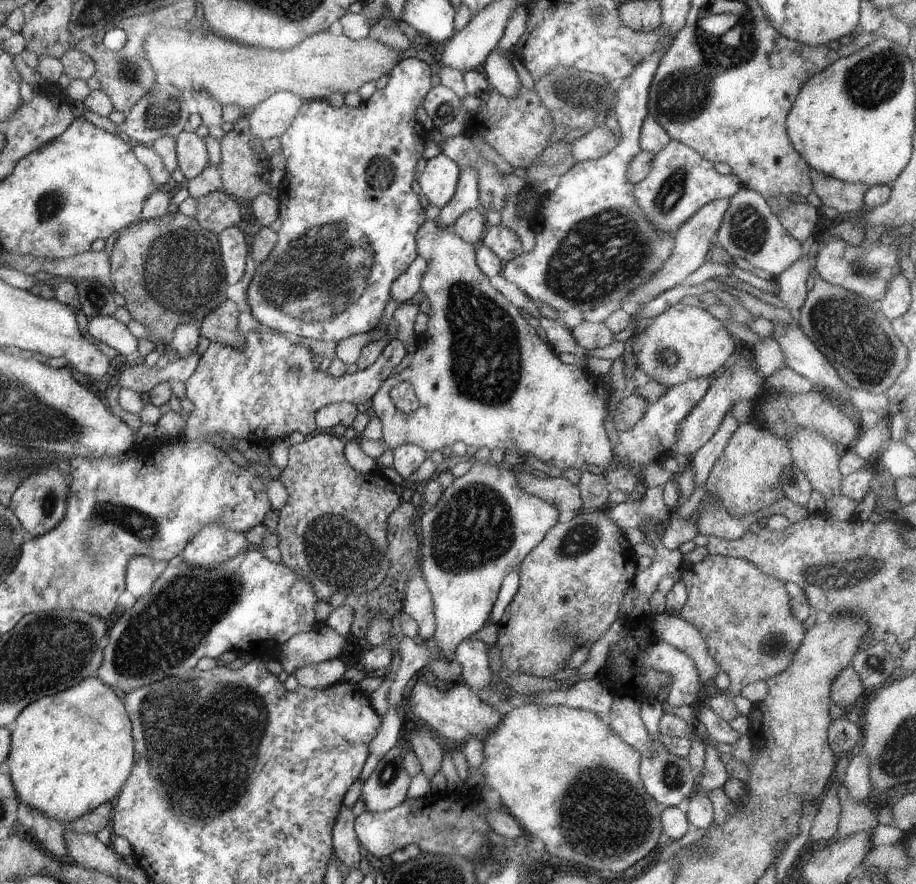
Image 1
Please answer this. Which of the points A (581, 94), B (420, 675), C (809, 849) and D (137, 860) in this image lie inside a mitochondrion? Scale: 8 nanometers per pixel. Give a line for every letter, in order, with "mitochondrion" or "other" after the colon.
A: mitochondrion
B: other
C: other
D: other

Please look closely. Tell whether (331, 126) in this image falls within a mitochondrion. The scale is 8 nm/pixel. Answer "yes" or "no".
no

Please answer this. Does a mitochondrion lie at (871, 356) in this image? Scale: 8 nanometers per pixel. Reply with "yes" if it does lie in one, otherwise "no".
yes

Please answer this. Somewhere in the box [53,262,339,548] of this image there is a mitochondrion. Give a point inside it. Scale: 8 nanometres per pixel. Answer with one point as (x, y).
(96, 298)

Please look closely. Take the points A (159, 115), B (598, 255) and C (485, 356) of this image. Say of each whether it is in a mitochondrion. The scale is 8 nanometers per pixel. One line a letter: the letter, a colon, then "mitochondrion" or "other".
A: mitochondrion
B: mitochondrion
C: mitochondrion

